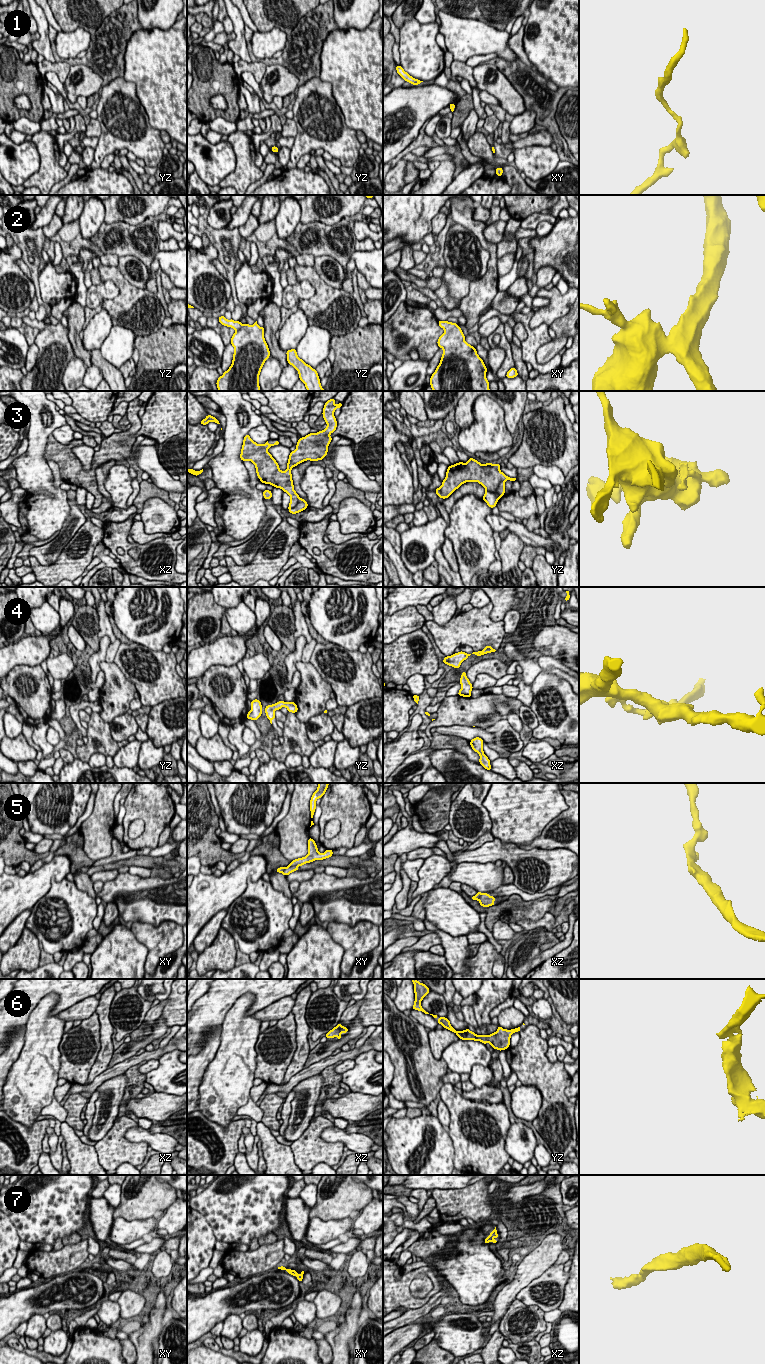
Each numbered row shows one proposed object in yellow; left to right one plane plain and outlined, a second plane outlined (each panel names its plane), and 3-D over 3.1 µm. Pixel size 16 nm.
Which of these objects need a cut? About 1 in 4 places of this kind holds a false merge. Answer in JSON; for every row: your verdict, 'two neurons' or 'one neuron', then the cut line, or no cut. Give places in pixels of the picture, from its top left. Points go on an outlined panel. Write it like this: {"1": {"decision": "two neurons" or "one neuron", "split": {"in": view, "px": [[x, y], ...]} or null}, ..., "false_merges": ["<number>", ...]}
{"1": {"decision": "one neuron", "split": null}, "2": {"decision": "one neuron", "split": null}, "3": {"decision": "two neurons", "split": {"in": "yz", "px": [[504, 481], [499, 484], [494, 492], [486, 491]]}}, "4": {"decision": "one neuron", "split": null}, "5": {"decision": "two neurons", "split": {"in": "xy", "px": [[288, 865], [292, 867]]}}, "6": {"decision": "one neuron", "split": null}, "7": {"decision": "one neuron", "split": null}, "false_merges": ["3", "5"]}

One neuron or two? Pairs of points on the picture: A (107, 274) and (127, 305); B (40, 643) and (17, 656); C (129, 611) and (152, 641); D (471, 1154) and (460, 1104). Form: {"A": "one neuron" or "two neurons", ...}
{"A": "one neuron", "B": "one neuron", "C": "one neuron", "D": "one neuron"}

